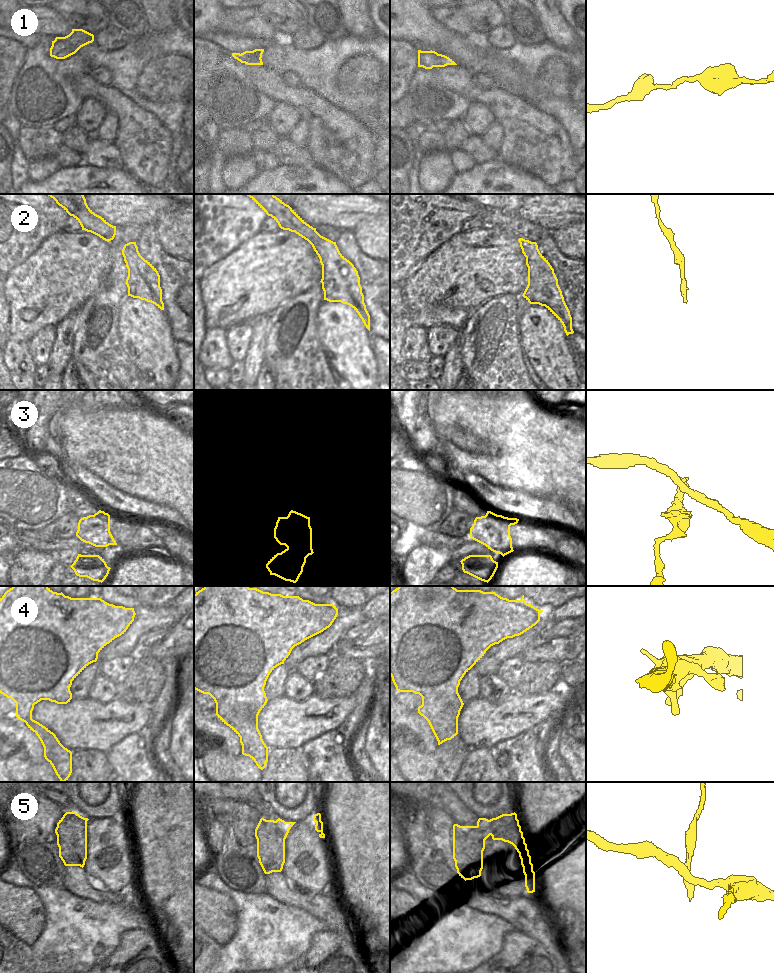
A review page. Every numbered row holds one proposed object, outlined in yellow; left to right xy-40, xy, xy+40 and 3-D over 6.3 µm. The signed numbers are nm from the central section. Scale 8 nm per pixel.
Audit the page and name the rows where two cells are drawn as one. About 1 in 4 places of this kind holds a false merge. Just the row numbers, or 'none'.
3, 5

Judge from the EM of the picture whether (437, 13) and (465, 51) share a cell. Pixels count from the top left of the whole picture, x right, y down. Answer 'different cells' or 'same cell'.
different cells

